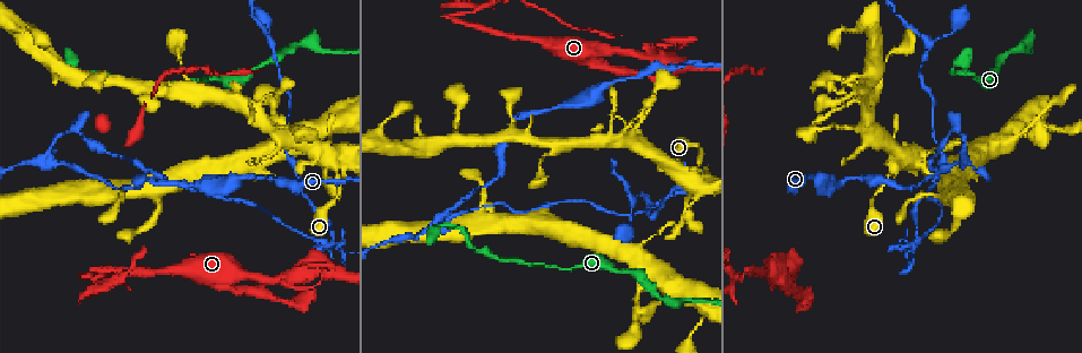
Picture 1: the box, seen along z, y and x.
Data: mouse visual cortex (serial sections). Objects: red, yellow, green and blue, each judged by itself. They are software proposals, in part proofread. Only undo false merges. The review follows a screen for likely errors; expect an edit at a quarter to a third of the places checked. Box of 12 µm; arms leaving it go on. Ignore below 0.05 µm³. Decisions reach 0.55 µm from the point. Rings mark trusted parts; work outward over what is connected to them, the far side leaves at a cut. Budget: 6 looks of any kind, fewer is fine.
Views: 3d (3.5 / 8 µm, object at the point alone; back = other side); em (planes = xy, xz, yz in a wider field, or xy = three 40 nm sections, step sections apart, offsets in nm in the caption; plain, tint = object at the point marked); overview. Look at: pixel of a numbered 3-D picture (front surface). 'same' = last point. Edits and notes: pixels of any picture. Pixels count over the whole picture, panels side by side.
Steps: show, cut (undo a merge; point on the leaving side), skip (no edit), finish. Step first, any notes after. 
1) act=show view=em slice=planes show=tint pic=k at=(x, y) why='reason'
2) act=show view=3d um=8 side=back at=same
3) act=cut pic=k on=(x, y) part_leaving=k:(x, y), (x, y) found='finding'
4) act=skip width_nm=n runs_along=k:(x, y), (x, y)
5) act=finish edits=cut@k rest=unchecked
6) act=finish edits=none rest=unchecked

act=show view=3d um=3.5 side=back pic=1 at=(681, 224) why='abrupt turn'

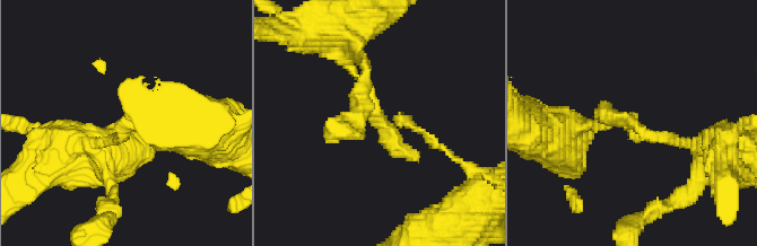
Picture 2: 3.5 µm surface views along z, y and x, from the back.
act=show view=em slice=xy step=2 show=tint pic=2 at=(632, 121) why='need the tissue'

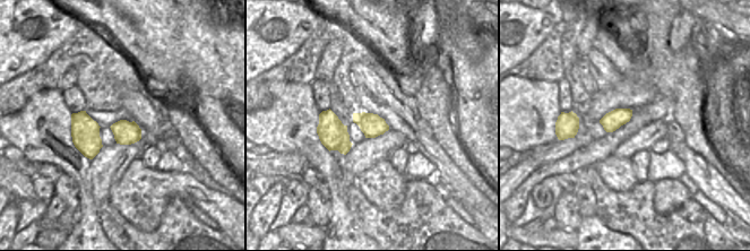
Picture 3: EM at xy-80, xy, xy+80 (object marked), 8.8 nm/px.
act=skip runs_along=2:(92, 143), (130, 120), (189, 123) found='all the same cell'

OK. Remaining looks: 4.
act=show view=3d um=3.5 pic=1 at=(862, 102) why='abrupt turn'

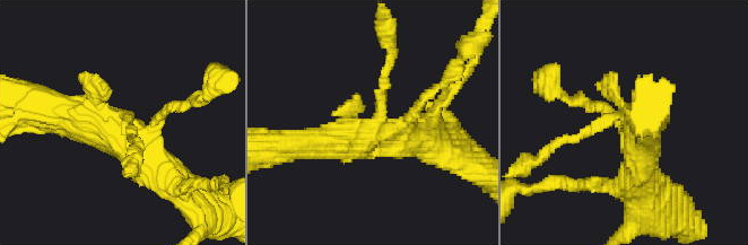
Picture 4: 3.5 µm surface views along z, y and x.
act=show view=em slice=xy step=2 show=tint pic=4 at=(122, 120) why='shape alone is not enough'

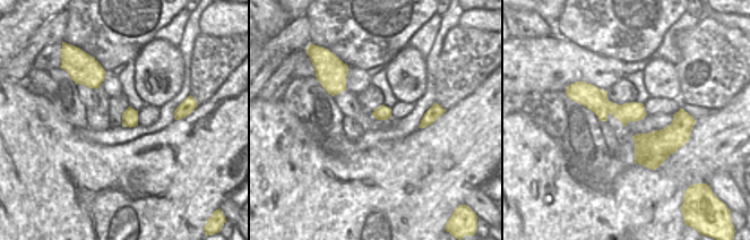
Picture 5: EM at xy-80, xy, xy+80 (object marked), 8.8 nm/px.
act=show view=em slice=xy step=1 show=tint at=same why='another direction'

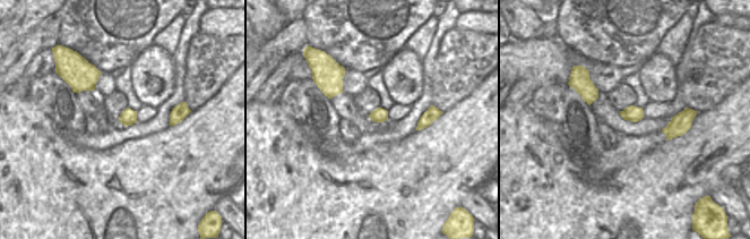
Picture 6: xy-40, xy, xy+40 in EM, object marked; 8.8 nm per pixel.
act=skip runs_along=4:(642, 171), (631, 119), (567, 140) found='continuous, no second cell'

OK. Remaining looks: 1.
act=show view=3d um=3.5 side=back pic=1 at=(951, 73) why='abrupt turn'

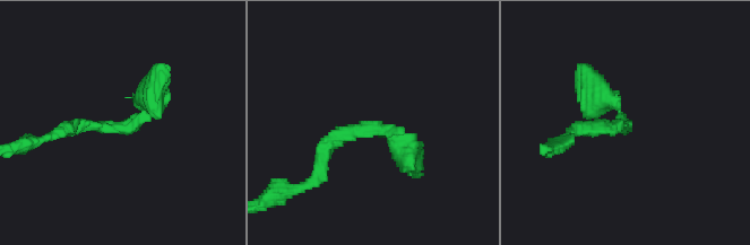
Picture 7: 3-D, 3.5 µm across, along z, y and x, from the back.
act=cut pic=7 on=(157, 112) arm_widths_nm=200,300 part_leaving=7:(140, 108), (164, 63) found='two cells meet here'

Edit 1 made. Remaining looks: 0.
act=finish edits=cut@7 rest=unchecked

